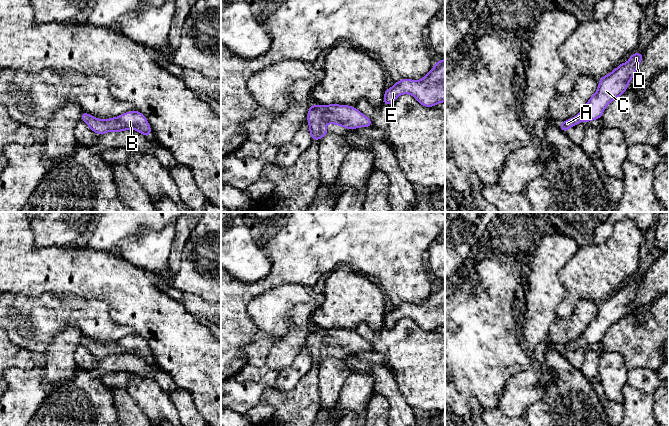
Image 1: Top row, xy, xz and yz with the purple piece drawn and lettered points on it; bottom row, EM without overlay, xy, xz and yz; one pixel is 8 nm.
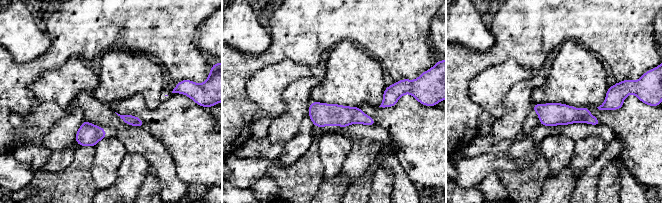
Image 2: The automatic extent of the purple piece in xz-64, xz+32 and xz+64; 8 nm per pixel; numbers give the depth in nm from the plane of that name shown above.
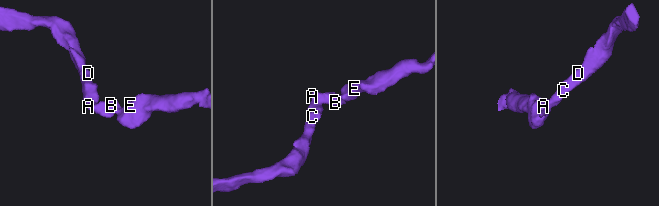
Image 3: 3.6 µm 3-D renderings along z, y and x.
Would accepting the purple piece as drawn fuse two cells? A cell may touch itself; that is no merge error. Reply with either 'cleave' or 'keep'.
keep

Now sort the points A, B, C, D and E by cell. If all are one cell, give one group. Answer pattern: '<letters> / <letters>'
A B C D E

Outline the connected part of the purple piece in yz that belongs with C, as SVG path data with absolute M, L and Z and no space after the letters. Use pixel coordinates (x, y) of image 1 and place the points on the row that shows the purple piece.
M633 53L626 63L620 63L612 72L599 79L597 91L591 96L580 113L563 121L559 128L566 131L580 122L594 121L602 117L606 107L625 93L629 82L641 63L644 53Z

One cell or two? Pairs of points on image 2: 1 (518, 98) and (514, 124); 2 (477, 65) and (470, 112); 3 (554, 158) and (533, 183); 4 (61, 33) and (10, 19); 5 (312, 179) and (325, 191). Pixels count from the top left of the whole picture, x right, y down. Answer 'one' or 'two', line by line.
1: one
2: one
3: two
4: two
5: two

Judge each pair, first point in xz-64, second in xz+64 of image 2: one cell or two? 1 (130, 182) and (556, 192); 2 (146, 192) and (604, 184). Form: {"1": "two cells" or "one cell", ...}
{"1": "two cells", "2": "one cell"}

